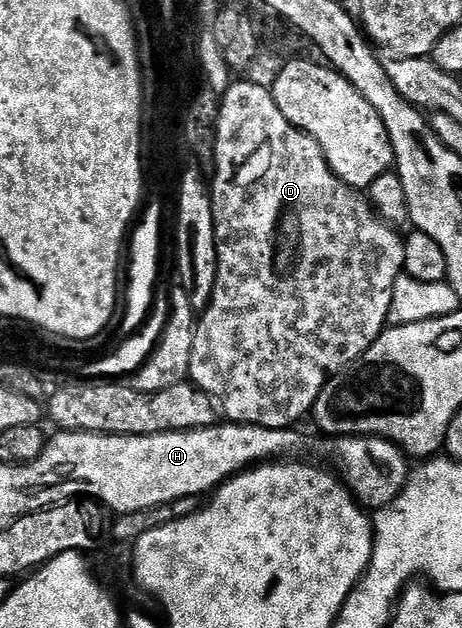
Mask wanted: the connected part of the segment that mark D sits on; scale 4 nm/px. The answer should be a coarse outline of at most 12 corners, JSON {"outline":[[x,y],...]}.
{"outline":[[257,83],[220,96],[189,374],[293,427],[405,241]]}

